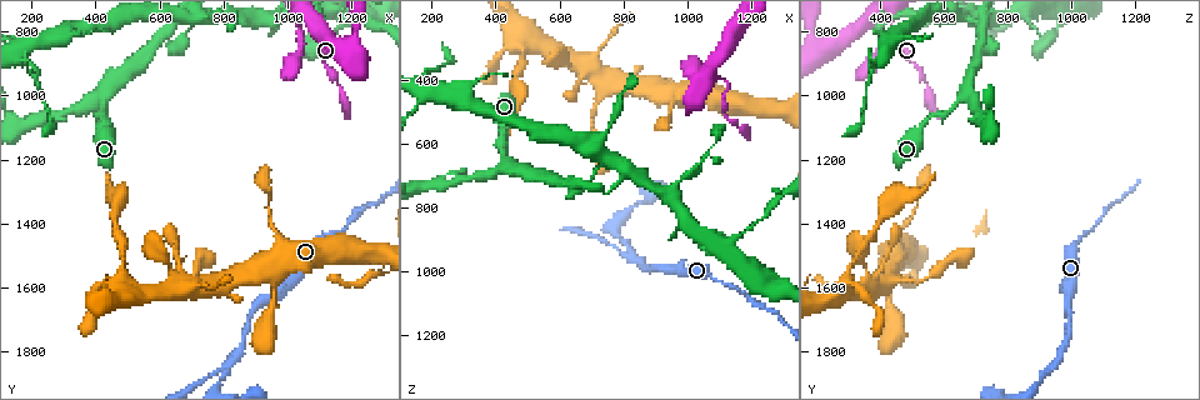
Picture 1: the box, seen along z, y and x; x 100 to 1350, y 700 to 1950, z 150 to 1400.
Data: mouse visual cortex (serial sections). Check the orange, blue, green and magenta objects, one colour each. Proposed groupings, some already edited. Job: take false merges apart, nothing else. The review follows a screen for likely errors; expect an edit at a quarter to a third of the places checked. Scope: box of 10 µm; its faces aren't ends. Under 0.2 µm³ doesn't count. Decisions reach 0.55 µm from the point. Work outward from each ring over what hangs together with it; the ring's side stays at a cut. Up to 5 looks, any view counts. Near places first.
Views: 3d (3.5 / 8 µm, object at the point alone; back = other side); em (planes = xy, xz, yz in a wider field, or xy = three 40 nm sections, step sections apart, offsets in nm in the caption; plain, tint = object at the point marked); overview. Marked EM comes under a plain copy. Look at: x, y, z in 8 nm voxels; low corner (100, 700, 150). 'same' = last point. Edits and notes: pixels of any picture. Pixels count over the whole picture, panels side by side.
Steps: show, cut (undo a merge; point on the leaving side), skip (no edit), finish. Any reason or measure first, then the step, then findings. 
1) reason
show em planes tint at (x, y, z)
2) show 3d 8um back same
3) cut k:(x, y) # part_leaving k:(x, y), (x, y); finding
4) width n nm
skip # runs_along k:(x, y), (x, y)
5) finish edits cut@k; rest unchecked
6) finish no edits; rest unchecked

a narrow waist
show 3d 3.5um back at (480, 1520, 320)

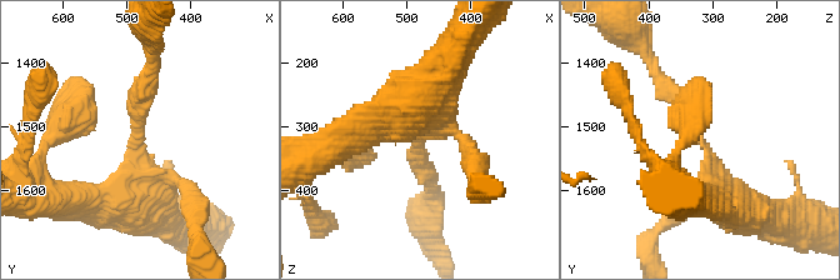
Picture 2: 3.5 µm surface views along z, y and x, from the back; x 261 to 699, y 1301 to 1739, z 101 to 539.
show em xy step 3 tint at (485, 1515, 320)

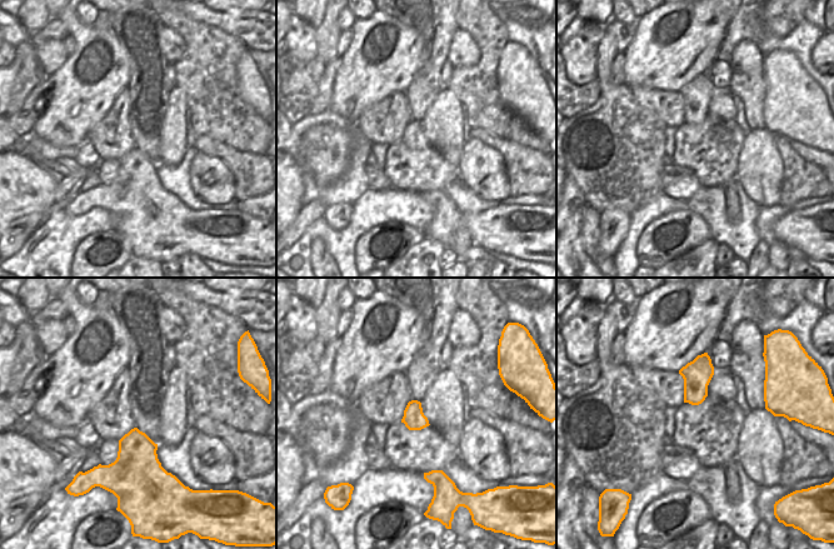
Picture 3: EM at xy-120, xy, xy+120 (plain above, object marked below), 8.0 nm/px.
cut 2:(424, 173) # border 3:(422, 409), (418, 409), (404, 423); two cells meet here

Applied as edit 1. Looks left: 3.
show overview

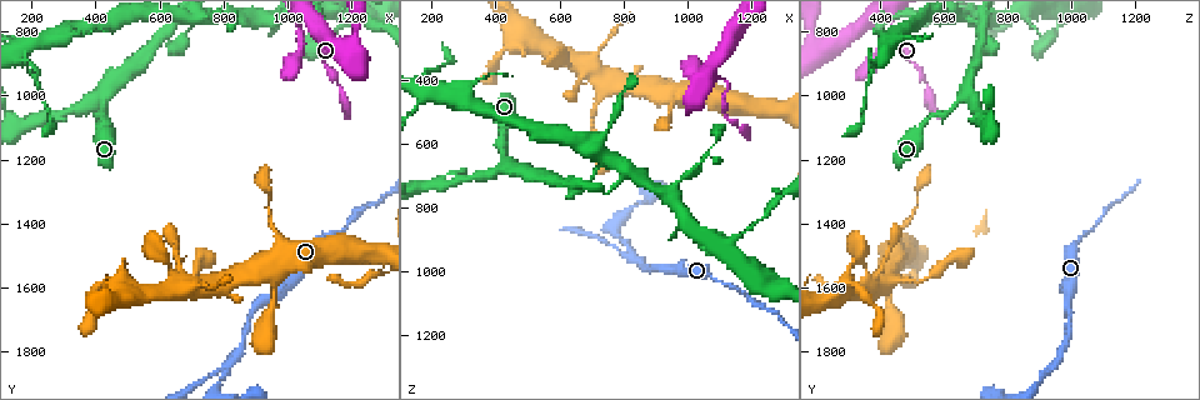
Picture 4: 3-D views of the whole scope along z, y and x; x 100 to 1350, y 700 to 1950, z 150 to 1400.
three arms meet
show em xy step 1 tint at (1080, 780, 390)

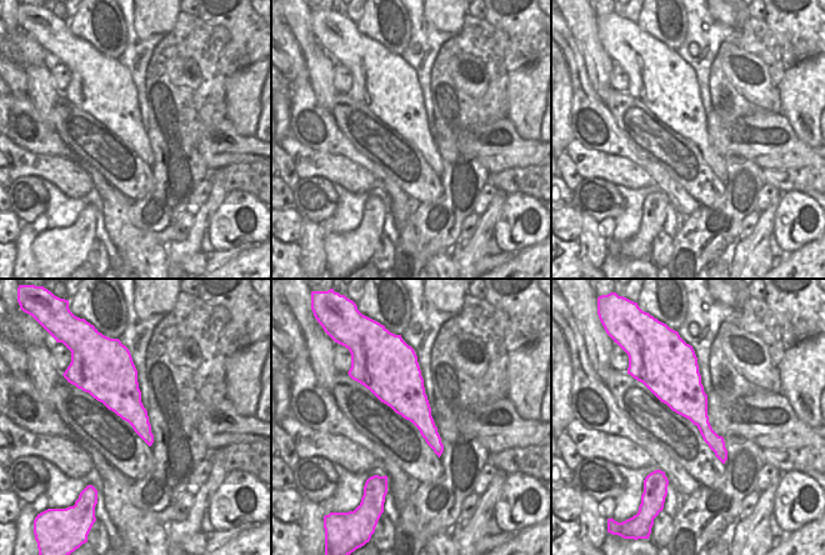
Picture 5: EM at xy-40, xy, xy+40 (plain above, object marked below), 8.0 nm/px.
show 3d 3.5um same

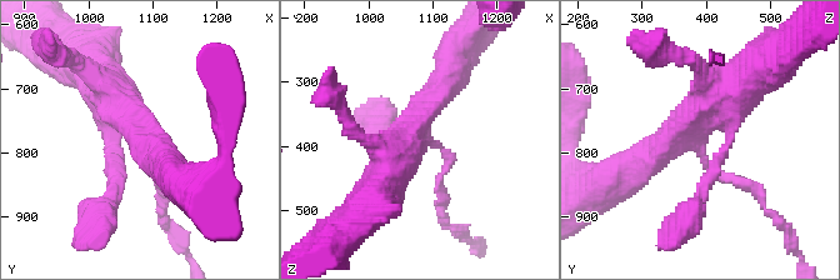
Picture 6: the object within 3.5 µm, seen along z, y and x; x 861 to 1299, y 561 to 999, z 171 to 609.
skip # all the same cell

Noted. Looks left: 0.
finish edits cut@2; rest unchecked

